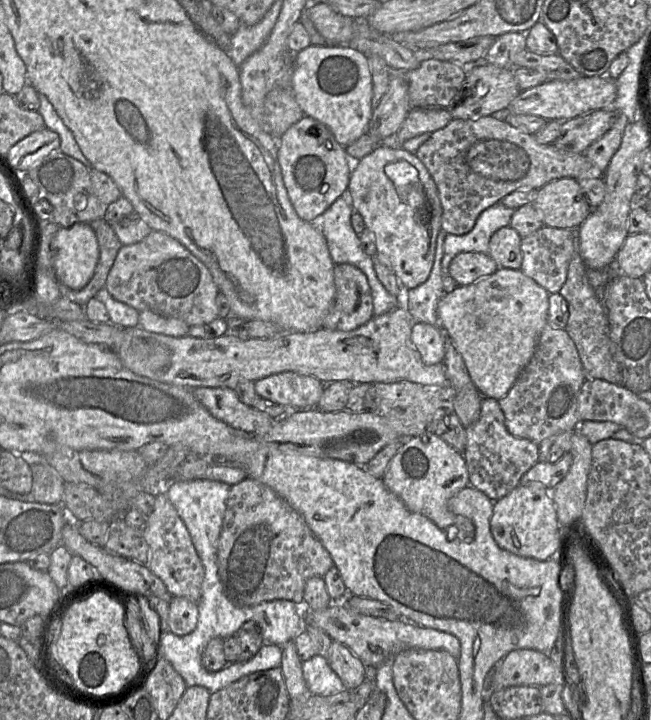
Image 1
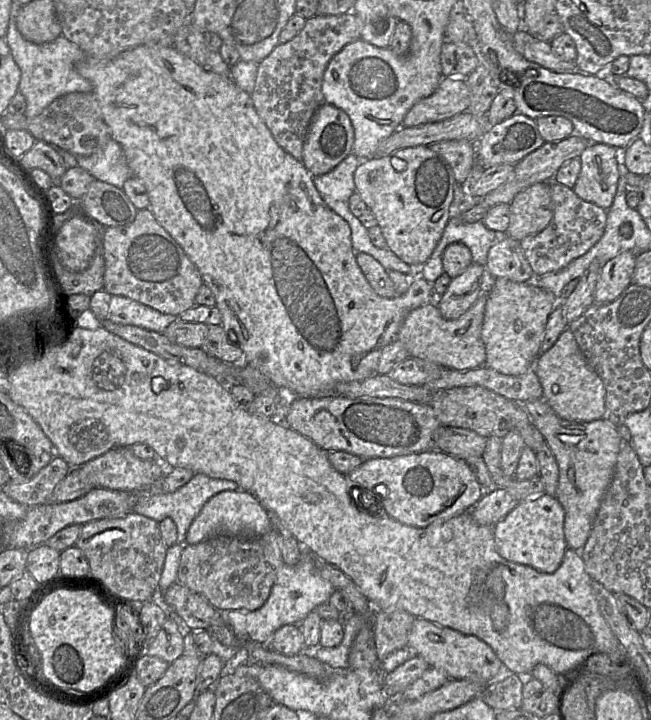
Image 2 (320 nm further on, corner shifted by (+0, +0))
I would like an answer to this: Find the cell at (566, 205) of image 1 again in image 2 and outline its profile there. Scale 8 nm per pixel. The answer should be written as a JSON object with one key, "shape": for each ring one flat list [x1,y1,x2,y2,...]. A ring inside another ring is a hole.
{"shape":[[549,182,533,184,519,192,510,203,510,222,505,235,521,241,548,226,553,217]]}

